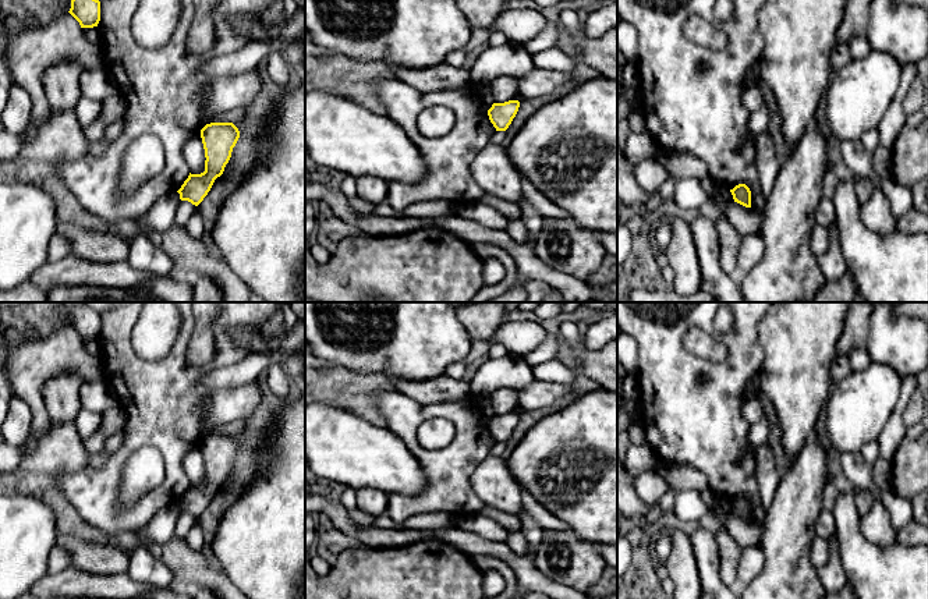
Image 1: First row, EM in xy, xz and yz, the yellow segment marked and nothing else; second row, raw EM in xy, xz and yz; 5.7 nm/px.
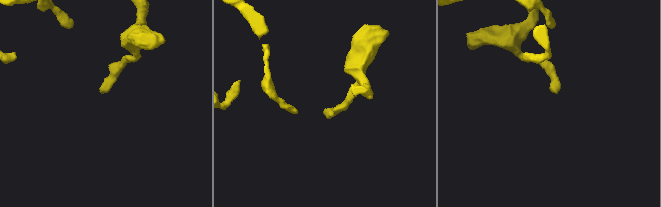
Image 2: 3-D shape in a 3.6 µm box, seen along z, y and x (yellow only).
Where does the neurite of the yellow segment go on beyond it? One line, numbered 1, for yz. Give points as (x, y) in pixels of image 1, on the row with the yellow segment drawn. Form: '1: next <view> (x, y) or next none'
1: next none

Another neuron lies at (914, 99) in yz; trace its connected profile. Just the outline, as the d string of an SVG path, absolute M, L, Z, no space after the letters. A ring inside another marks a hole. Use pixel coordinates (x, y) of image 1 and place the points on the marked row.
M915 77L902 104L904 114L910 116L921 110L924 102L925 84L920 79L920 77Z

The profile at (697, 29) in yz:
M690 17L684 25L684 33L699 46L722 49L726 46L726 33L701 17Z

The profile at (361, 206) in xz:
M359 198L347 199L347 201L350 208L361 215L371 215L376 209L376 205L362 201Z

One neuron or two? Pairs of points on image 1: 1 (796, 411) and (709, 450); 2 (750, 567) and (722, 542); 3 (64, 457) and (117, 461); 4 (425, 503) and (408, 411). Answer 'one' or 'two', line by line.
1: two
2: two
3: two
4: one

